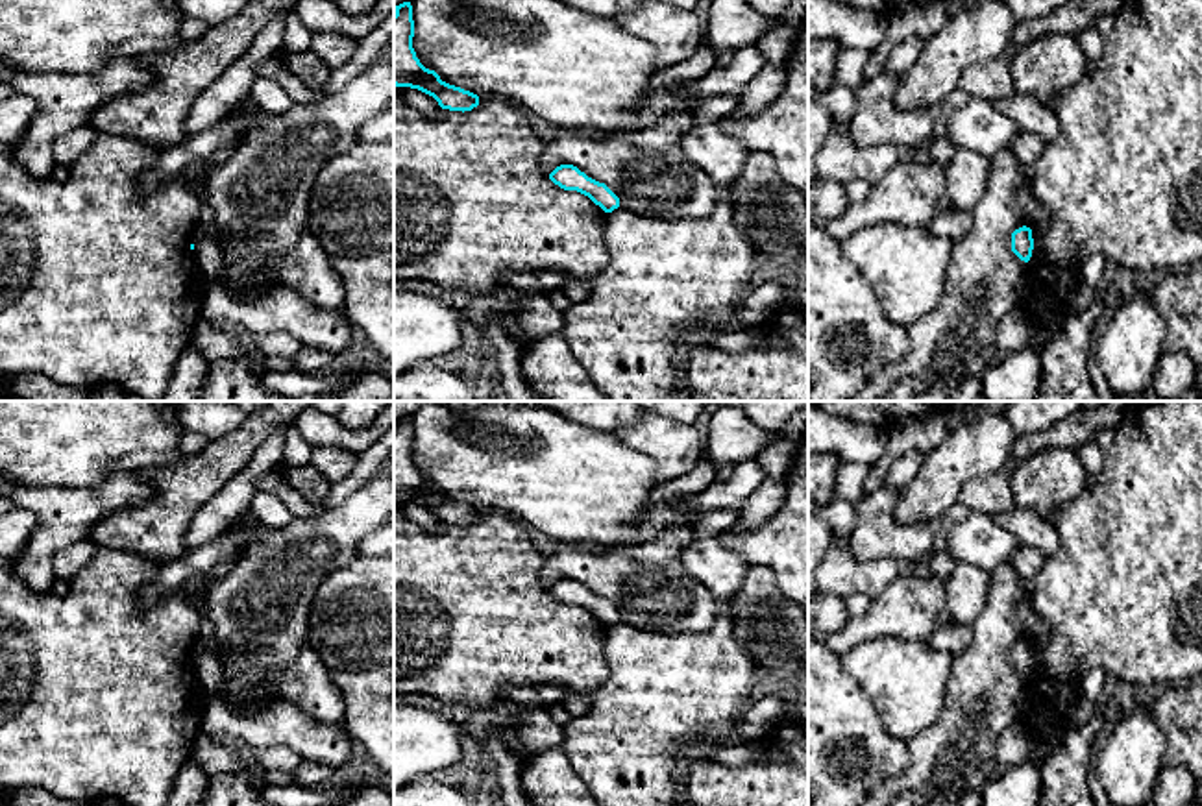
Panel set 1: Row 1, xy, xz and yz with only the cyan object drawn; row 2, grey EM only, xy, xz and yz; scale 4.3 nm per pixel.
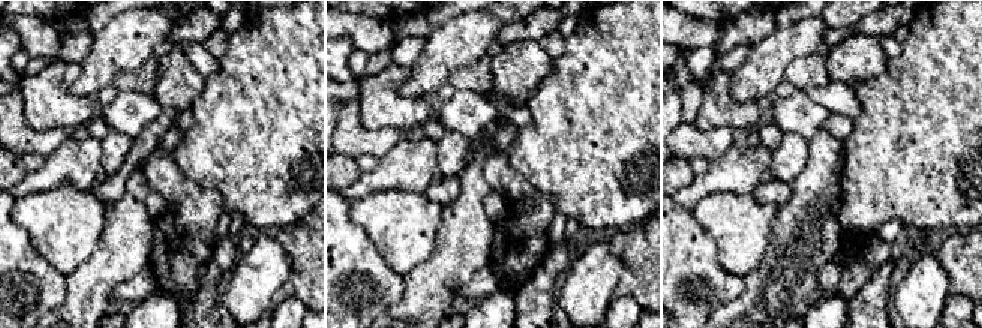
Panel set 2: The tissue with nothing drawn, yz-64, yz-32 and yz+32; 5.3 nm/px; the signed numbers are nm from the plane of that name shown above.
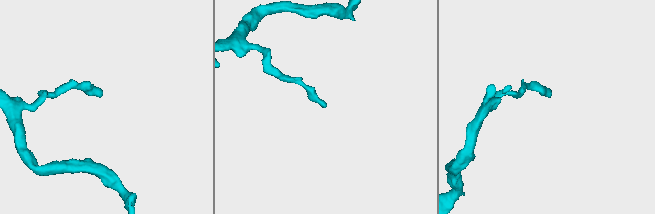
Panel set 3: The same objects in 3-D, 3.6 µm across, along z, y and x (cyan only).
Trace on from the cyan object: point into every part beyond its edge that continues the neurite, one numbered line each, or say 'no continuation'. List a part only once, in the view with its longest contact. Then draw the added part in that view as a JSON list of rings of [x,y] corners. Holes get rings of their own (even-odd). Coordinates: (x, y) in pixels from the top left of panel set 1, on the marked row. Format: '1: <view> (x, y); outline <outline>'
no continuation

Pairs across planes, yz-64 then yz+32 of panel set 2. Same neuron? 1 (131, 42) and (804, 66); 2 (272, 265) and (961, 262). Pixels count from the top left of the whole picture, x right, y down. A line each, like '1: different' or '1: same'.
1: different
2: different

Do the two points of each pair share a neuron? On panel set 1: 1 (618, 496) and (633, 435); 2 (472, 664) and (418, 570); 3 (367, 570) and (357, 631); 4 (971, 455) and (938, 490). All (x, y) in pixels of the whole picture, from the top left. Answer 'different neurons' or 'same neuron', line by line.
1: different neurons
2: same neuron
3: same neuron
4: same neuron

